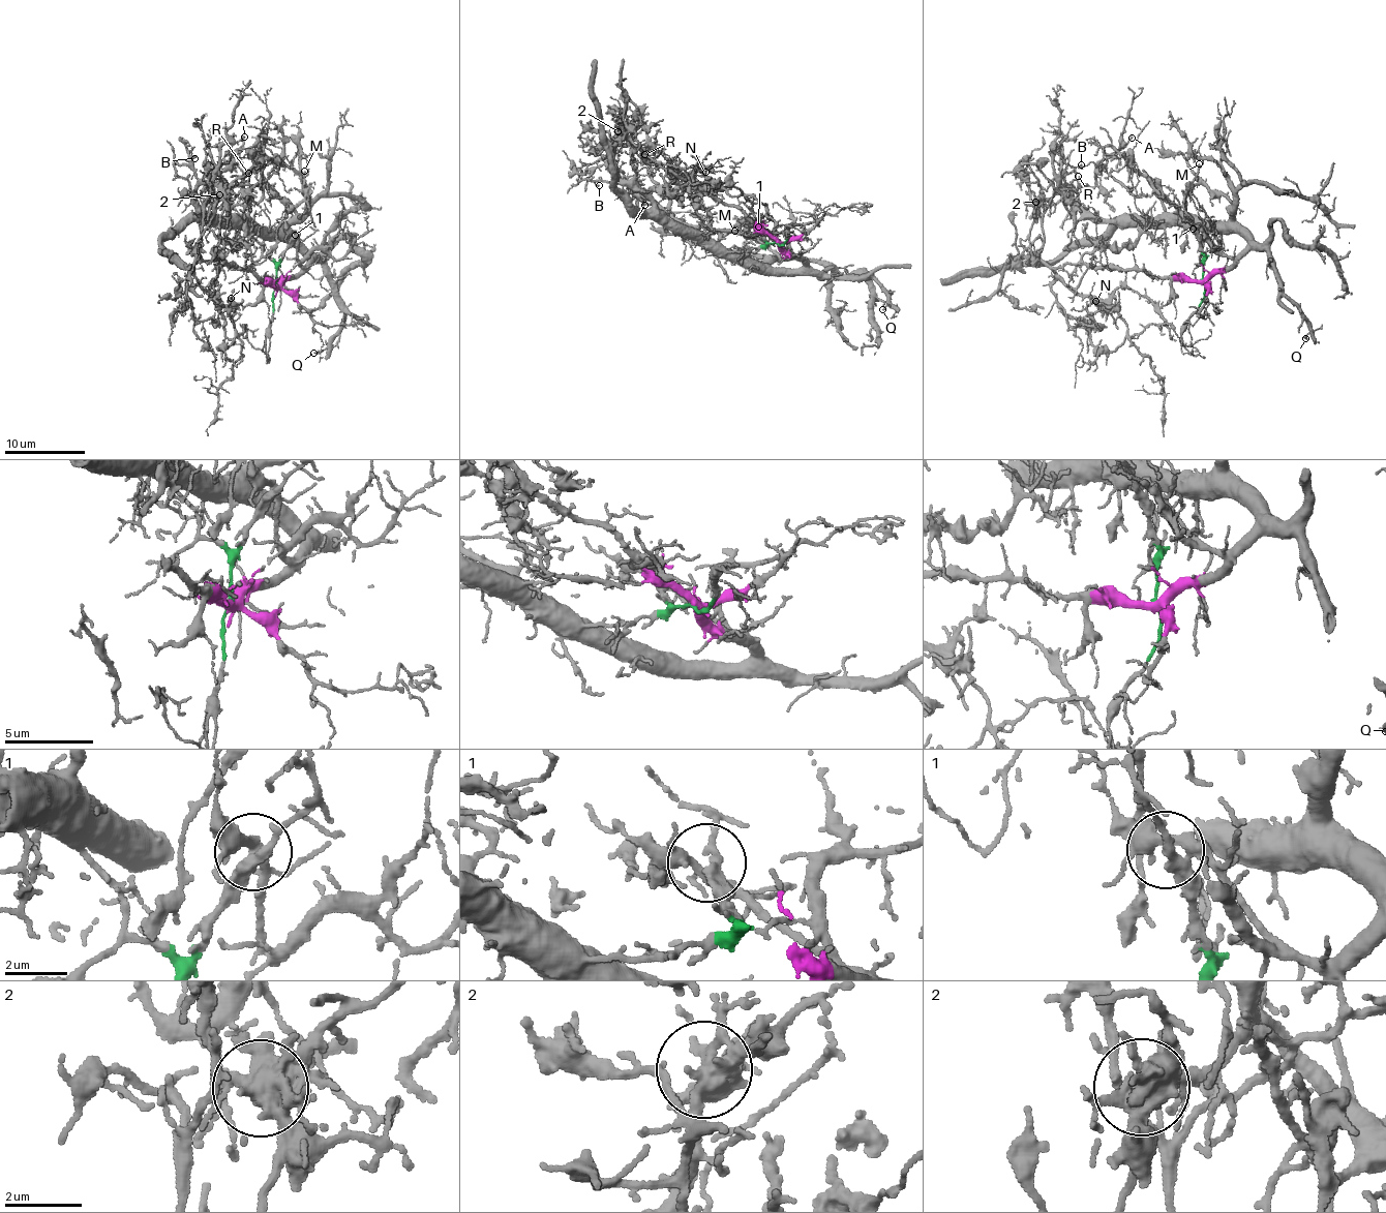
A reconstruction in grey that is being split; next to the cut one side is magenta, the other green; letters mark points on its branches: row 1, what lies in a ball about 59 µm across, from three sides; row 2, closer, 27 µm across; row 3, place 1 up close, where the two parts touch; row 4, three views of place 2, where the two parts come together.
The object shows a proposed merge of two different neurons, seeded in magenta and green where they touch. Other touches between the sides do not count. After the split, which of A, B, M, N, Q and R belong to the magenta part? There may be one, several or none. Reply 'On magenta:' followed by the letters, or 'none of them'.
On magenta: B, Q

